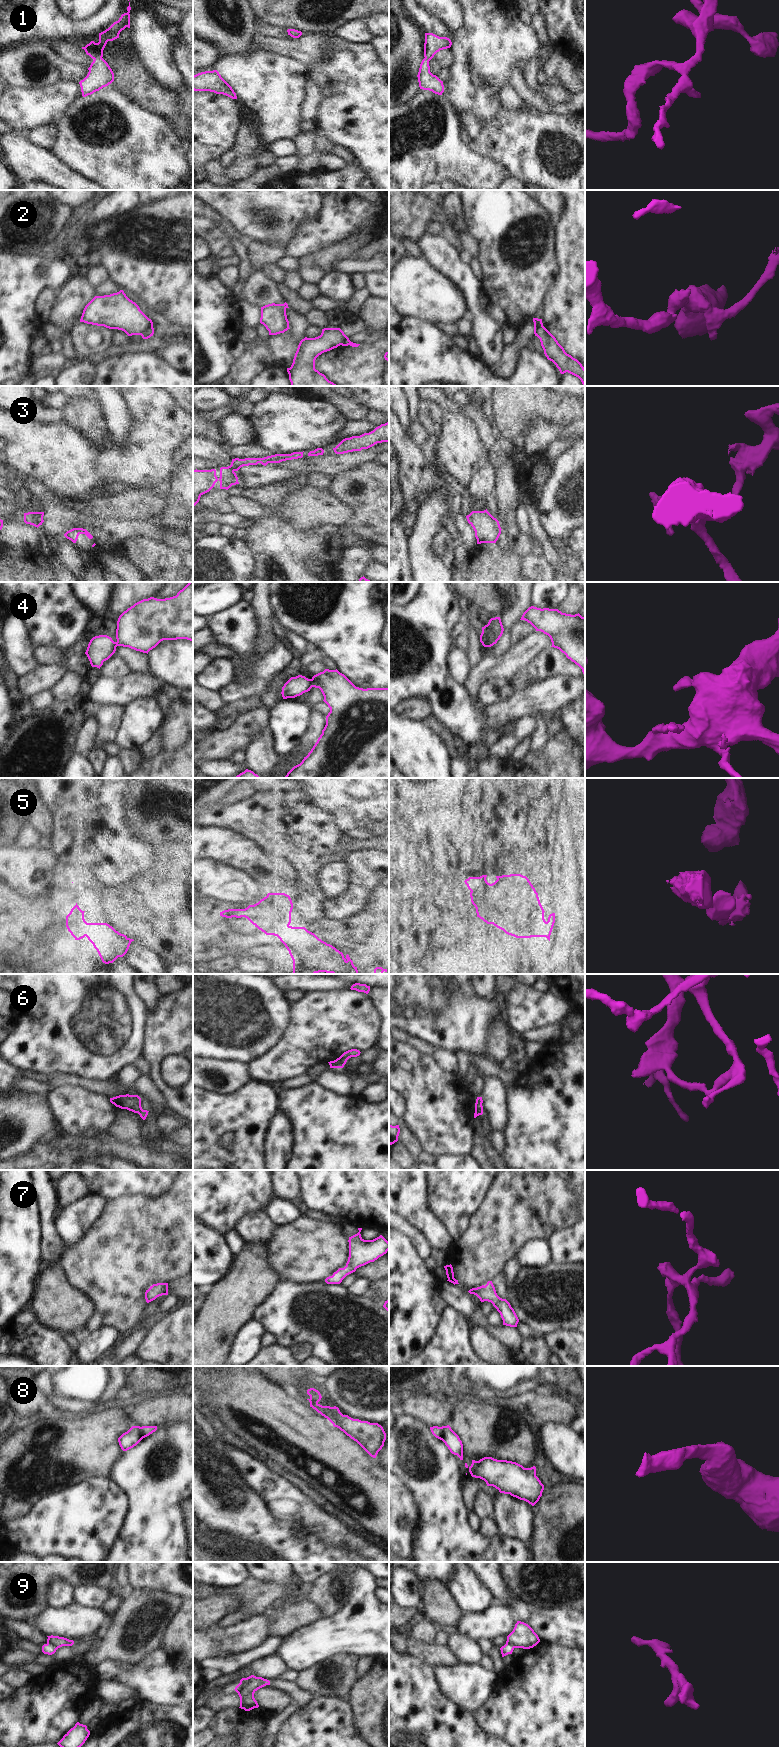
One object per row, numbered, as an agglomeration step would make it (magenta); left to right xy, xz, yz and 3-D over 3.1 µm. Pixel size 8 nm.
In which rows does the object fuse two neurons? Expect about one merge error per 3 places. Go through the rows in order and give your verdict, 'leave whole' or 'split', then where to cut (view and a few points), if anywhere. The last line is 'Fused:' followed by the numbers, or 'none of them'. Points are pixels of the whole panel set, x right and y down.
1: leave whole; cut none
2: split; cut xy (152, 325), (140, 334)
3: leave whole; cut none
4: split; cut xz (310, 679), (313, 686)
5: leave whole; cut none
6: split; cut xy (142, 1109), (138, 1113)
7: leave whole; cut none
8: leave whole; cut none
9: split; cut xy (47, 1643), (56, 1649)
Fused: 2, 4, 6, 9

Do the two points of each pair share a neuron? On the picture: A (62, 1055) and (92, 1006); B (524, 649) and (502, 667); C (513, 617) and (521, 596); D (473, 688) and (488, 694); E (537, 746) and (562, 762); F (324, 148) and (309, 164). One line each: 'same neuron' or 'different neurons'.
A: same neuron
B: same neuron
C: same neuron
D: different neurons
E: different neurons
F: same neuron

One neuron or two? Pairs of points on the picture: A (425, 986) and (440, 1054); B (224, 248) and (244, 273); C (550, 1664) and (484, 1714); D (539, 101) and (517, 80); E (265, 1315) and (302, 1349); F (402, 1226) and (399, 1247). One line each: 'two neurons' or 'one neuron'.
A: two neurons
B: two neurons
C: one neuron
D: one neuron
E: two neurons
F: two neurons

